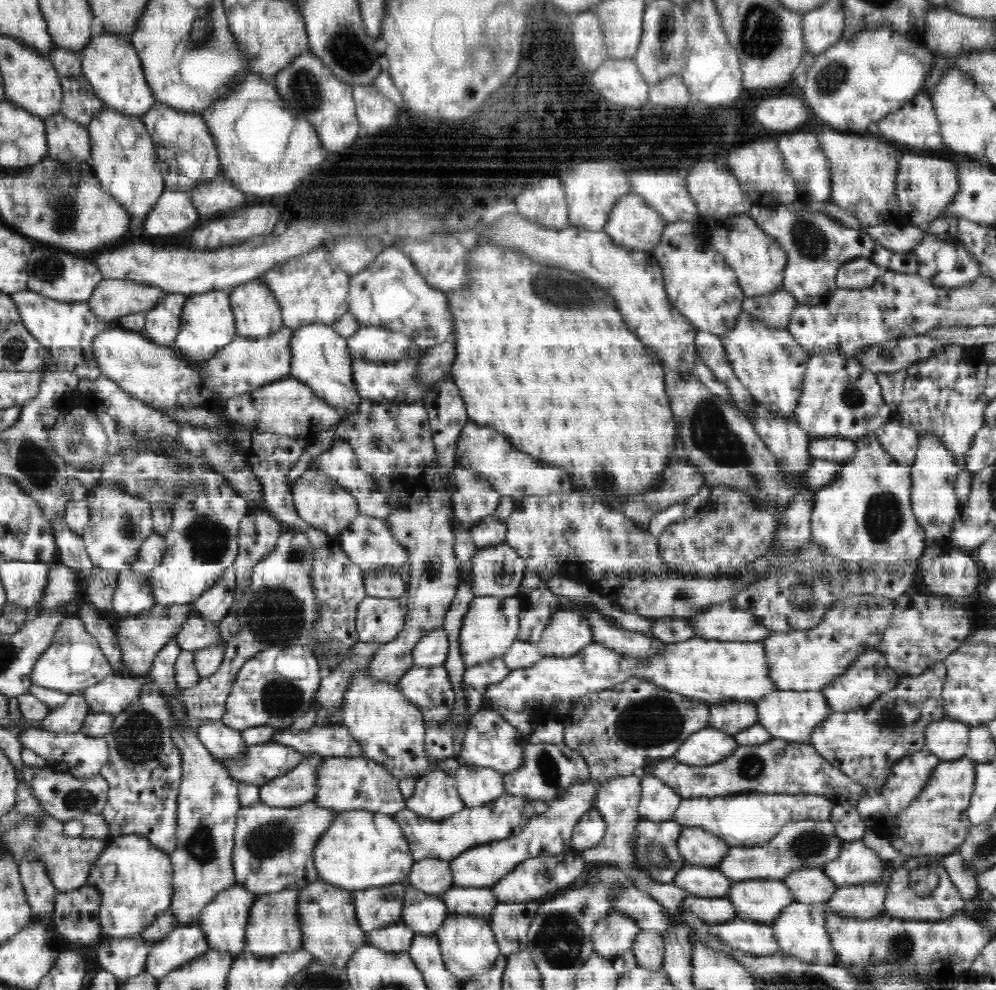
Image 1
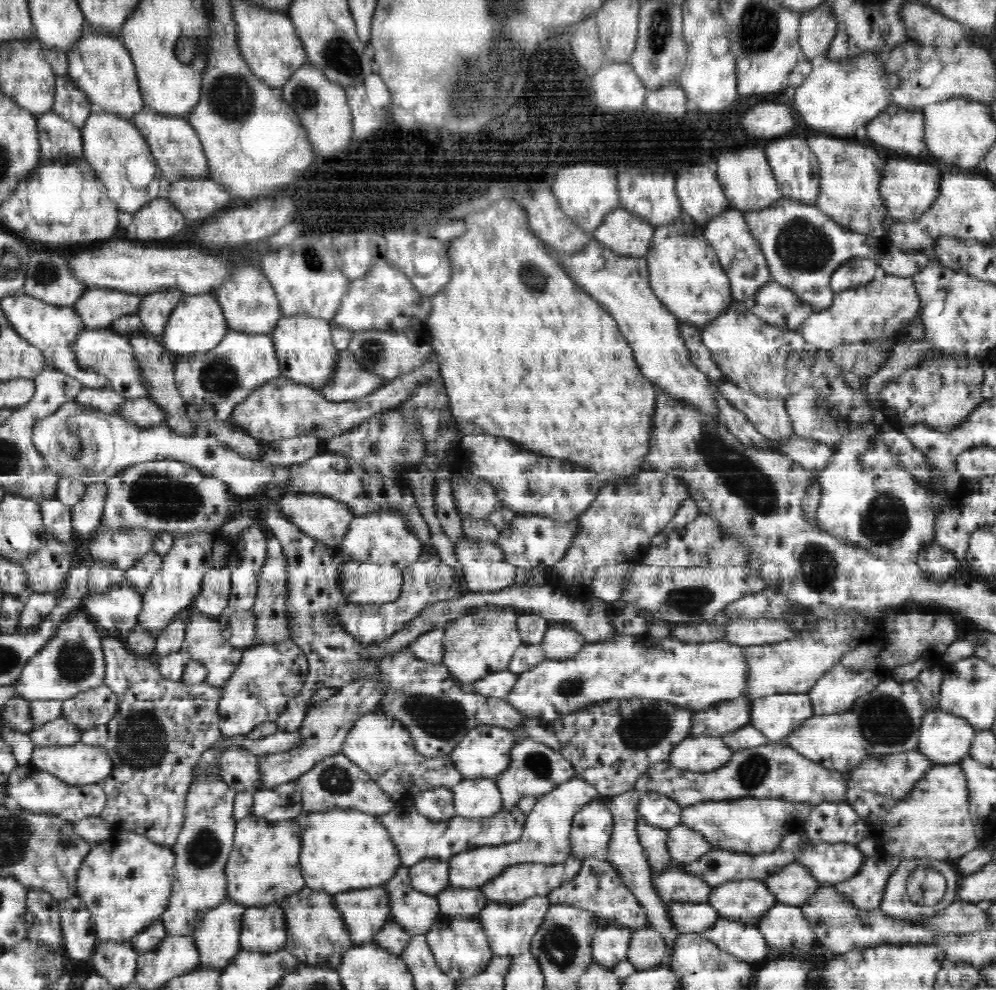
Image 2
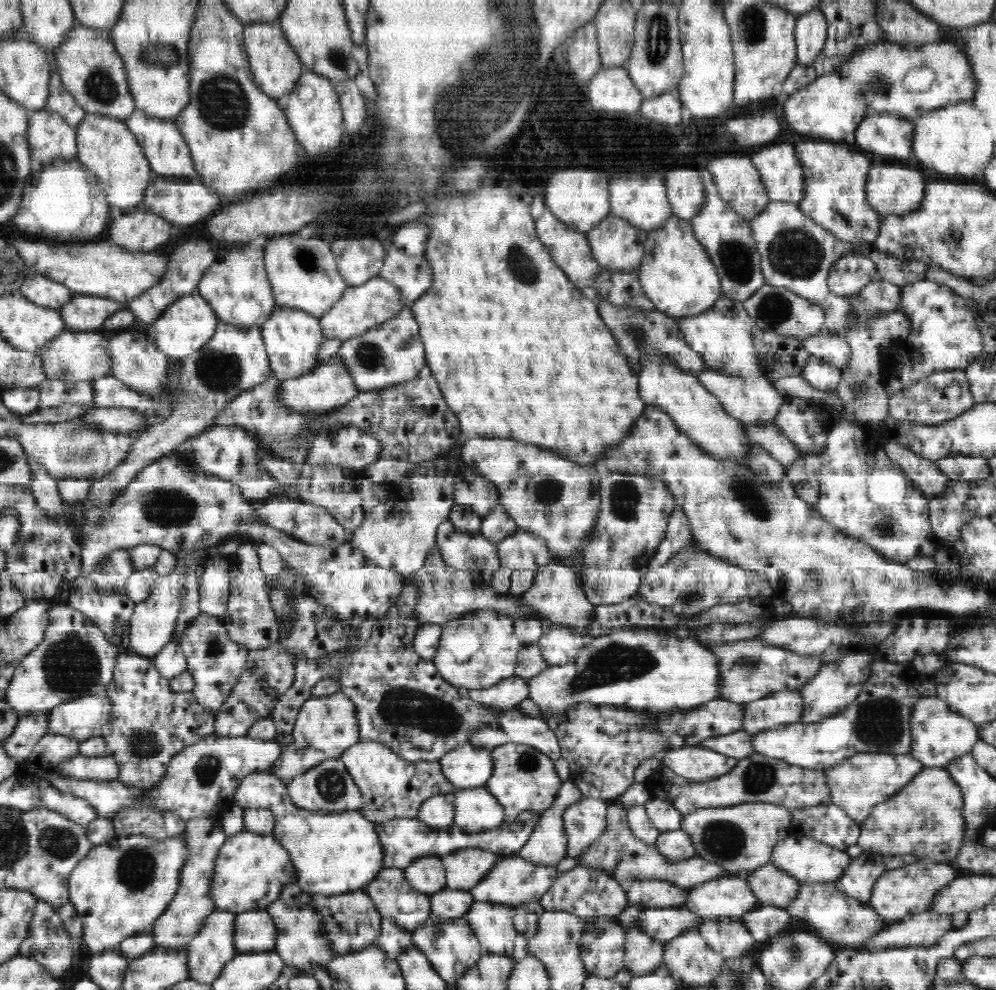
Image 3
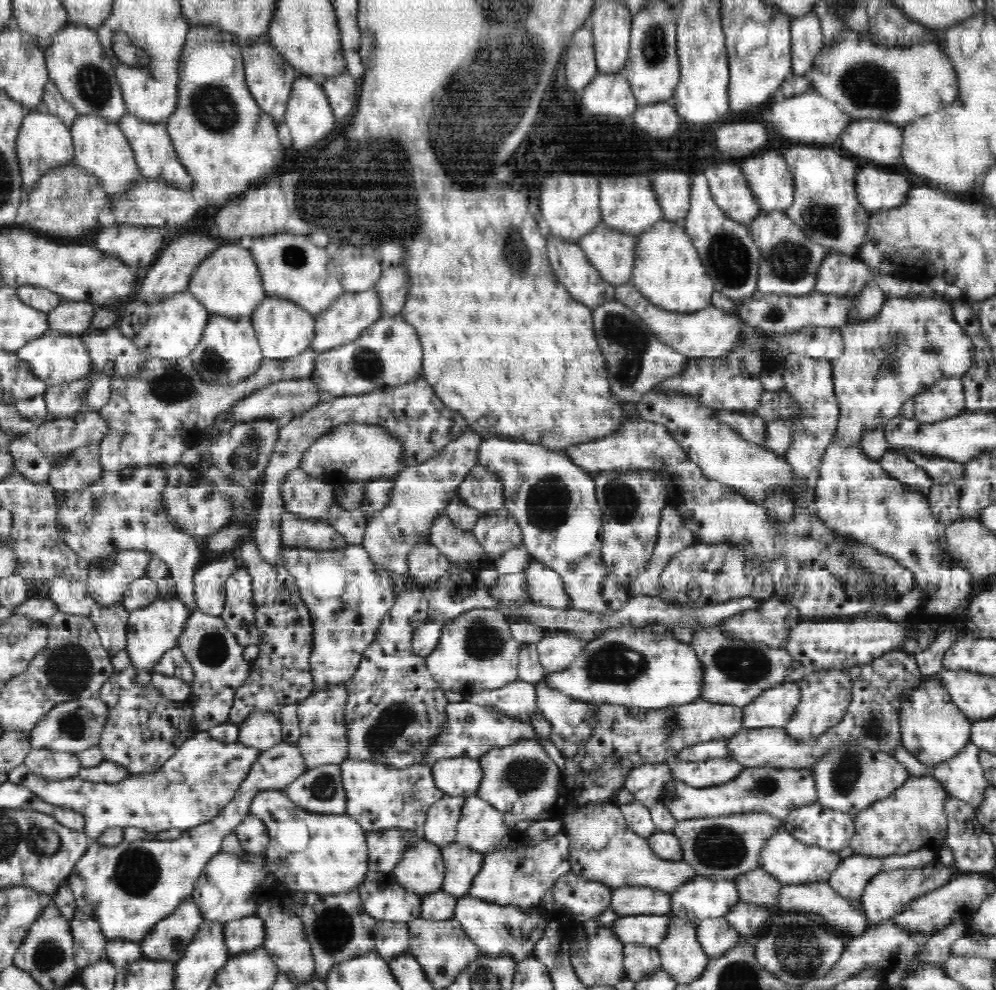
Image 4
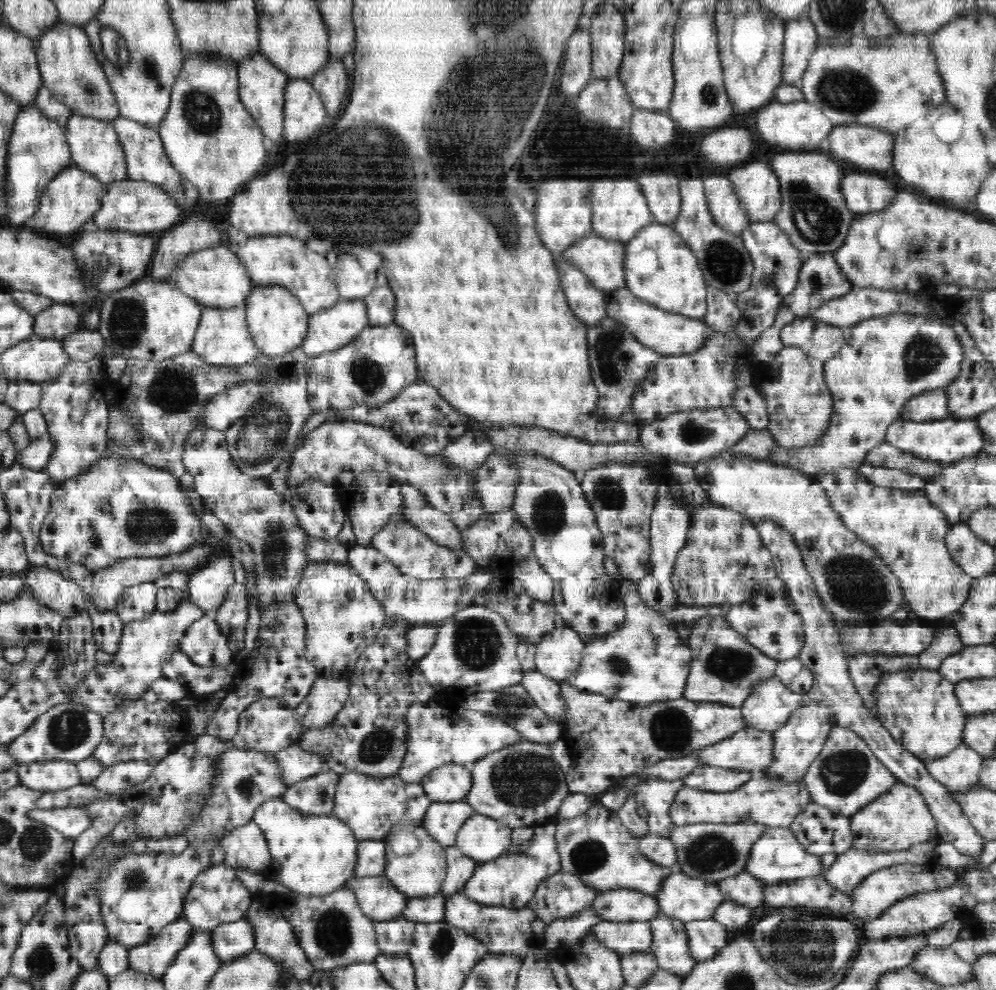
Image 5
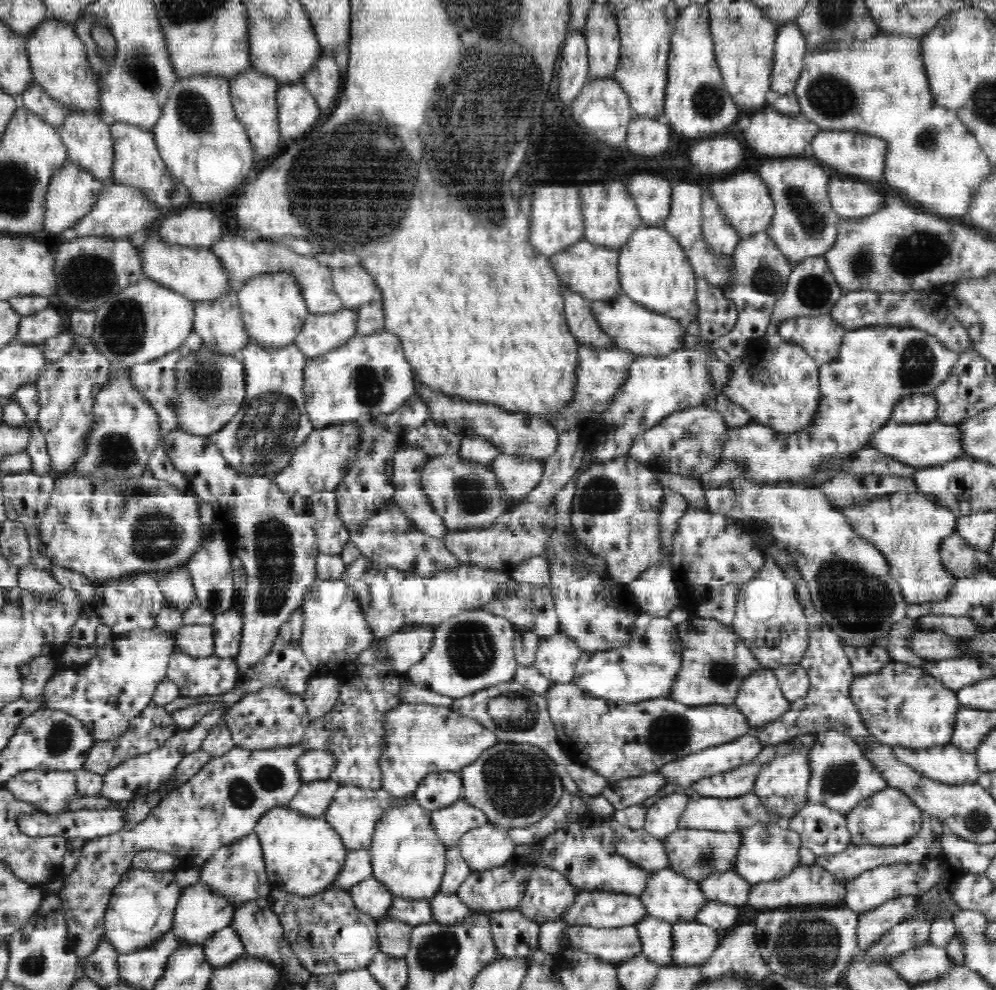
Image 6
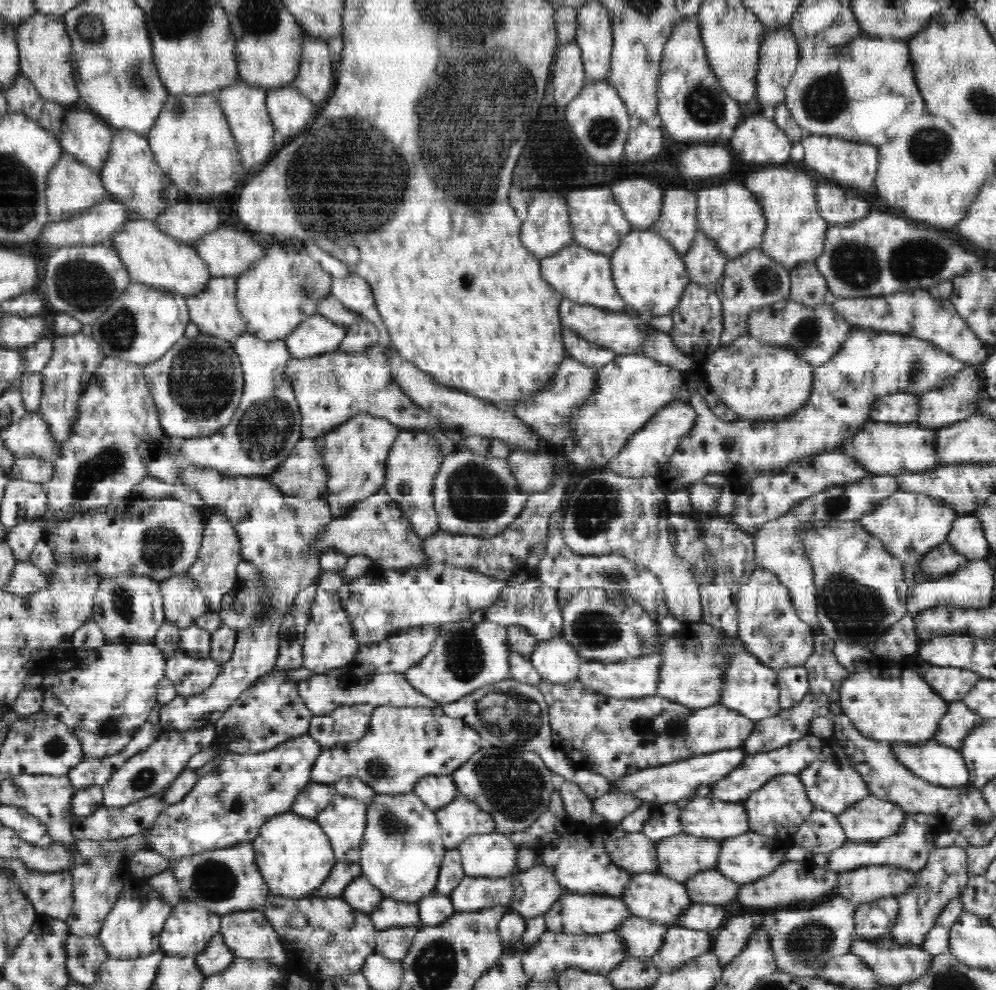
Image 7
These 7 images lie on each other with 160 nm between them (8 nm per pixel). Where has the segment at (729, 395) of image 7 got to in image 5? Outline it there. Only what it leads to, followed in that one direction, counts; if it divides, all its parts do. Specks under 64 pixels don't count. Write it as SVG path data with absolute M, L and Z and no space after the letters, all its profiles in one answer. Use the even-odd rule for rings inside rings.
M797 346L784 347L766 364L750 364L754 376L752 386L765 397L770 424L767 430L774 436L776 444L786 449L801 449L820 442L830 426L834 412L833 397L827 387L824 361L812 358Z

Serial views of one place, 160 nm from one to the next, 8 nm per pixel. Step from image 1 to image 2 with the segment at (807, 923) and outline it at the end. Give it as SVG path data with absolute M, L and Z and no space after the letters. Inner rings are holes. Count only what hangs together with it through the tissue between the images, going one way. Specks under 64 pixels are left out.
M777 903L757 924L766 943L774 952L804 954L816 949L818 938L812 932L801 906Z

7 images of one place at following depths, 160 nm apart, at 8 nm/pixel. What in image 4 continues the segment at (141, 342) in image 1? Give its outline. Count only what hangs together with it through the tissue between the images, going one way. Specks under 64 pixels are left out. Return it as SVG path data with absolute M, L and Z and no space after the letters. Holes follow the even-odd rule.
M48 332L27 342L15 353L20 360L27 362L31 373L41 378L48 386L69 383L84 378L86 375L90 376L93 372L90 357L81 335Z

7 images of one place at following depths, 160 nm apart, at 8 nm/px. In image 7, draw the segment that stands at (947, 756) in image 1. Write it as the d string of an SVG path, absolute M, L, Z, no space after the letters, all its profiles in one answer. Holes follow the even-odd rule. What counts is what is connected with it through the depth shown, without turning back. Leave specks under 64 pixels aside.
M885 659L874 668L850 673L840 687L839 701L843 713L866 738L908 744L934 740L949 705L913 669L904 668L892 659Z

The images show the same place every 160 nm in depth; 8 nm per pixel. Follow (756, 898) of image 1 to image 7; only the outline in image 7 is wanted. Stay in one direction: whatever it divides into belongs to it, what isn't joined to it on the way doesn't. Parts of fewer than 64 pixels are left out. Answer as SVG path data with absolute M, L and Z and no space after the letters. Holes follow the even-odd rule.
M657 872L632 874L632 880L630 880L630 884L626 886L626 890L620 898L628 905L630 915L669 926L678 922L678 918L688 911L693 904L683 883L676 882L675 879Z

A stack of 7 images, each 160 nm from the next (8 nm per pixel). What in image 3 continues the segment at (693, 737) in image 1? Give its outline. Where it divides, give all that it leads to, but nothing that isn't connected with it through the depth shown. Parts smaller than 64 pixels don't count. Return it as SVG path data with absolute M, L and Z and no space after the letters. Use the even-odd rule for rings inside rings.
M682 746L665 752L663 764L691 782L714 780L728 774L739 759L699 746Z

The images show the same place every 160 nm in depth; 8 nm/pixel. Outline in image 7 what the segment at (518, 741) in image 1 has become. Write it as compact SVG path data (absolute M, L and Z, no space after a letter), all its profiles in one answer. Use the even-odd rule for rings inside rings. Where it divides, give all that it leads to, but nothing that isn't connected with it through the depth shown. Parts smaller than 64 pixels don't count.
M428 775L422 777L413 788L415 795L433 811L450 804L460 794L453 775Z

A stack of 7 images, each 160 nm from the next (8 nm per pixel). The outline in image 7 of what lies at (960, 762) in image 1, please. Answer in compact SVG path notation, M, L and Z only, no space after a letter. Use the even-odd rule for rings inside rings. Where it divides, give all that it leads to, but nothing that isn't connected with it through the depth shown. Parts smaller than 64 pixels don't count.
M868 795L866 798L856 802L848 810L837 815L837 819L840 826L845 830L847 840L857 843L877 841L896 834L896 831L902 826L906 815L905 810L902 810L897 804Z

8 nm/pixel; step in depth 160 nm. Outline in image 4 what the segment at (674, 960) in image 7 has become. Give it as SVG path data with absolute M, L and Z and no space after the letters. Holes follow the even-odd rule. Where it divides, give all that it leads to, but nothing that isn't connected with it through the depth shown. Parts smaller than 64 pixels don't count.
M723 917L708 918L695 924L698 943L708 957L720 957L740 944L740 933Z

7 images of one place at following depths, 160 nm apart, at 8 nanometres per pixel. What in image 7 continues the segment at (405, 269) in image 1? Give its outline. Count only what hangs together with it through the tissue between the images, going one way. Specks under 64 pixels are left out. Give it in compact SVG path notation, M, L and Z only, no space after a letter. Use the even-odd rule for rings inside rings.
M316 314L307 318L285 338L291 357L307 359L336 351L348 328Z

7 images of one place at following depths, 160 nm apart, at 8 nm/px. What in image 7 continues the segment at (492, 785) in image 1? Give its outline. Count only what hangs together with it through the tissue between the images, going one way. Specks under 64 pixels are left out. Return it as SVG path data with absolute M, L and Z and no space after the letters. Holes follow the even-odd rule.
M505 833L472 834L457 849L466 876L505 878L516 873L519 847Z

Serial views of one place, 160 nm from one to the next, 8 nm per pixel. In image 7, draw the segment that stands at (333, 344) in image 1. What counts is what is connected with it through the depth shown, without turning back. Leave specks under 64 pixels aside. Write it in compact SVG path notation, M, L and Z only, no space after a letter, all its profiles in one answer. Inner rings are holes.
M282 242L264 245L263 253L237 276L235 297L245 330L263 341L284 341L307 318L319 314L318 304L332 292L332 276L298 248Z

